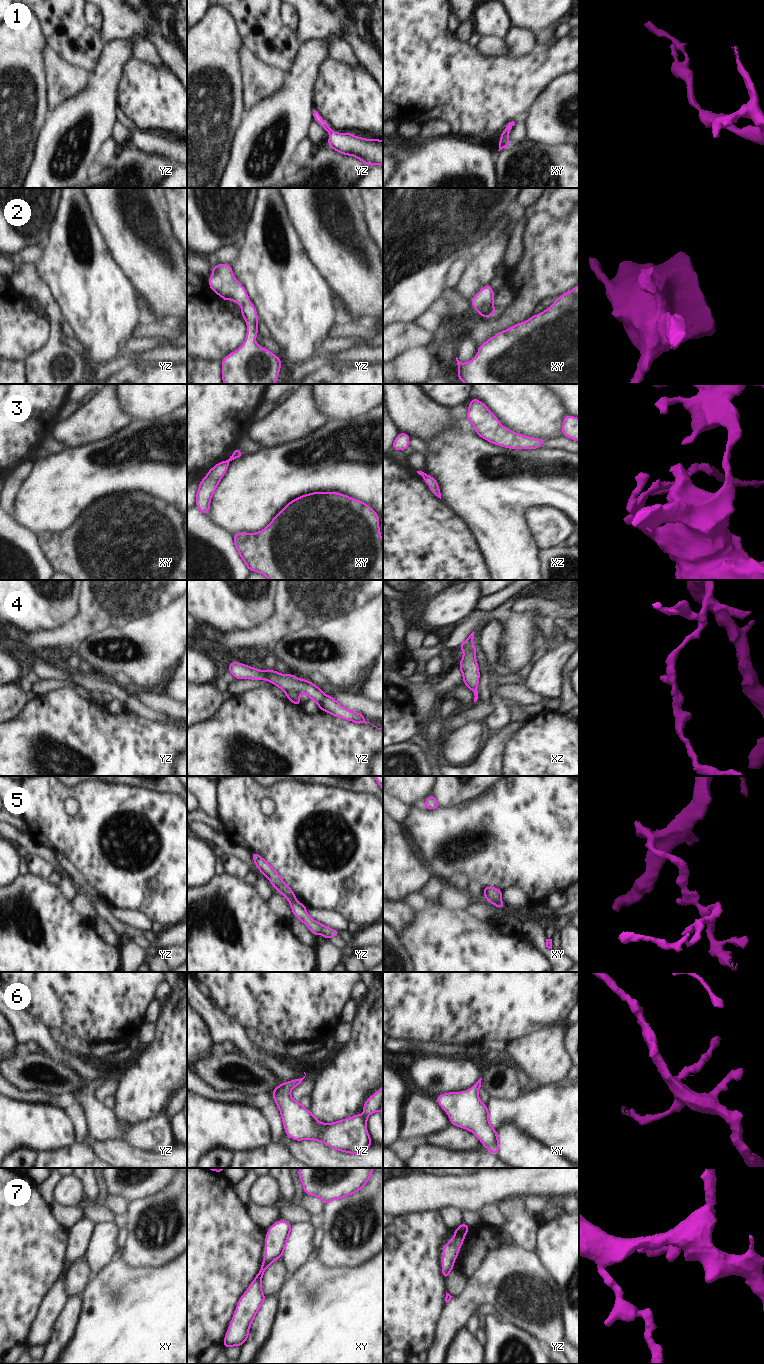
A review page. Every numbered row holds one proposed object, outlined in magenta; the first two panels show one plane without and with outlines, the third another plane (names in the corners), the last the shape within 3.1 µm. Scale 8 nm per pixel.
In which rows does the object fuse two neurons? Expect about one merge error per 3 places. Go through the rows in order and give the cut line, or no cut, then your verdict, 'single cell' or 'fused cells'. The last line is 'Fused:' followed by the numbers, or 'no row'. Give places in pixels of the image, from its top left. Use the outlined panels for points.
1: cut none; single cell
2: cut none; single cell
3: cut xy (226, 460), (228, 462); fused cells
4: cut none; single cell
5: cut none; single cell
6: cut none; single cell
7: cut none; single cell
Fused: 3

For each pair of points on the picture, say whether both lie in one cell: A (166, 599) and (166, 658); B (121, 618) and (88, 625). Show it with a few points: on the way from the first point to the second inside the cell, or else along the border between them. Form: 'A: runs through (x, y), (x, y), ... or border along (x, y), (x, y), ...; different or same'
A: border along (176, 598), (158, 610), (144, 615); different
B: runs through (113, 618), (96, 618); same

